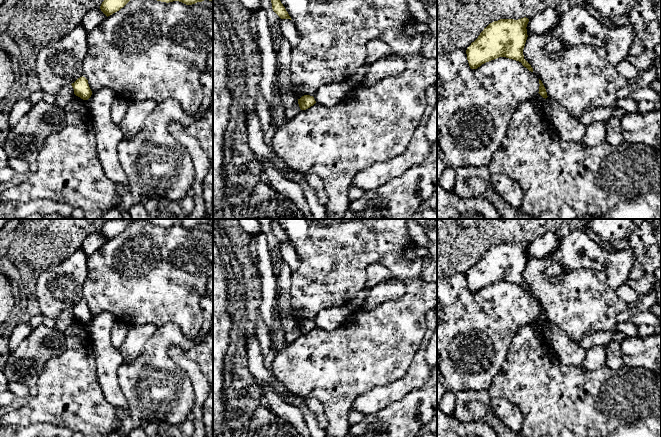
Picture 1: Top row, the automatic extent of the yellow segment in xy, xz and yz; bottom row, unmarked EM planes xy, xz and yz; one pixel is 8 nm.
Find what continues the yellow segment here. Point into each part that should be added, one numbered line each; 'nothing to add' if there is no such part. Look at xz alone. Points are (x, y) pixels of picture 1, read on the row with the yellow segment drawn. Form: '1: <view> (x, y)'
nothing to add

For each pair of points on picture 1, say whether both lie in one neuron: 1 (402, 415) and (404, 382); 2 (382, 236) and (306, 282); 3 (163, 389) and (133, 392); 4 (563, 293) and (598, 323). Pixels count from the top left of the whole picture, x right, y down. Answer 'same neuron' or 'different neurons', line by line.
1: different neurons
2: same neuron
3: same neuron
4: same neuron

